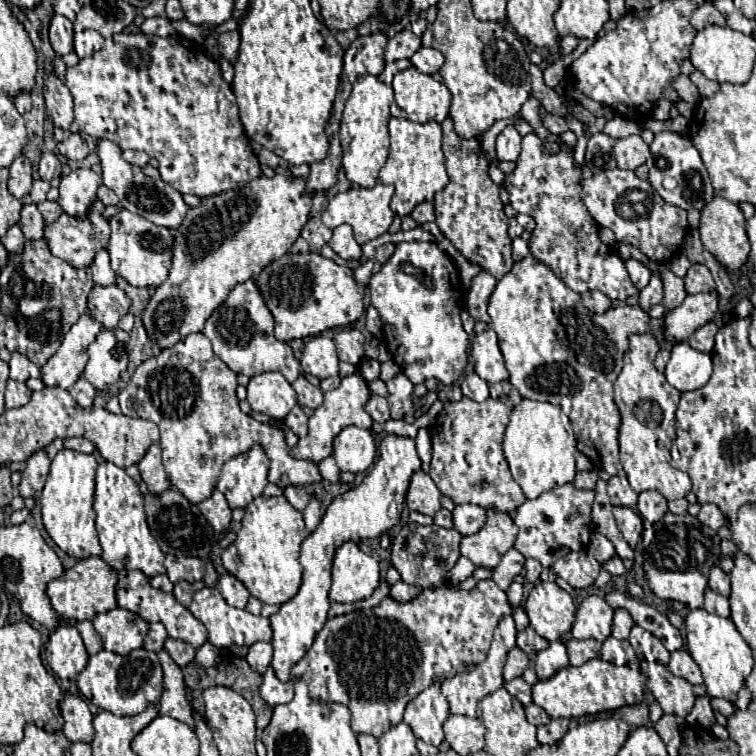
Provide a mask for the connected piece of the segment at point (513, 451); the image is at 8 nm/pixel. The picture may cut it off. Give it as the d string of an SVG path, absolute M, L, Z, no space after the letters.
M522 400L510 414L502 448L512 476L520 484L526 498L538 498L542 492L574 482L576 438L564 428L560 408L550 402Z

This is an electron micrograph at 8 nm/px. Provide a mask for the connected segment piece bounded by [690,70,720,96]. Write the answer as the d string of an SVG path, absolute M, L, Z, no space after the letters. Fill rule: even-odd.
M694 70L692 74L690 74L690 80L692 80L692 84L700 90L700 94L702 96L712 96L716 90L718 90L718 82L712 82L712 80L708 80L706 76L702 76L698 70Z

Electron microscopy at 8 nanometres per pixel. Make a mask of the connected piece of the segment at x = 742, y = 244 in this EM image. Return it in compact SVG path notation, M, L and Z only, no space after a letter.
M714 196L714 200L710 200L710 204L706 204L706 208L700 210L698 230L700 230L702 244L730 272L736 272L746 262L748 252L750 252L750 242L748 242L744 226L746 226L746 218L744 218L740 206L722 198L722 196Z

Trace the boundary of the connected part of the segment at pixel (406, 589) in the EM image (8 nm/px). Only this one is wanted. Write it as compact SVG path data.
M396 582L392 588L390 588L390 596L394 598L394 600L398 600L398 602L410 602L410 600L414 599L420 592L421 588L417 586L408 586L406 582Z

